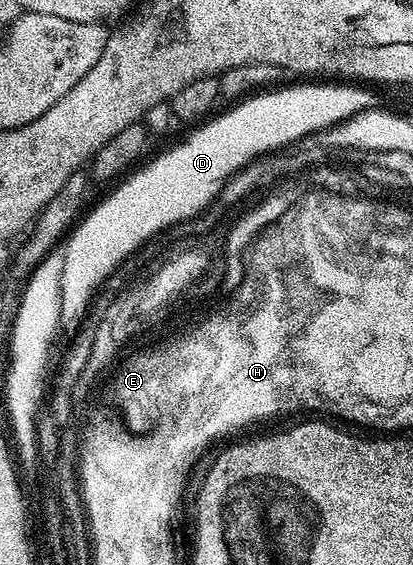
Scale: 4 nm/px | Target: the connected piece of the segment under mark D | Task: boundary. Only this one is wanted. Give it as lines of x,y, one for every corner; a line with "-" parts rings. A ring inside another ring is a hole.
335,85
339,86
291,86
288,90
275,88
270,92
259,92
232,105
235,107
225,111
220,118
212,117
204,121
195,128
200,130
193,131
180,146
165,151
144,170
136,169
136,174
128,182
120,181
120,186
96,210
88,209
82,221
70,231
75,236
74,242
121,242
121,254
129,252
134,255
141,245
162,235
168,227
202,214
218,197
227,170
235,170
247,154
255,154
255,150
263,150
263,146
275,146
275,142
287,142
287,138
295,138
295,134
311,130
311,126
323,126
323,122
332,125
335,118
360,114
363,110
373,110
380,105
378,96
370,94
367,91
370,89
362,85

